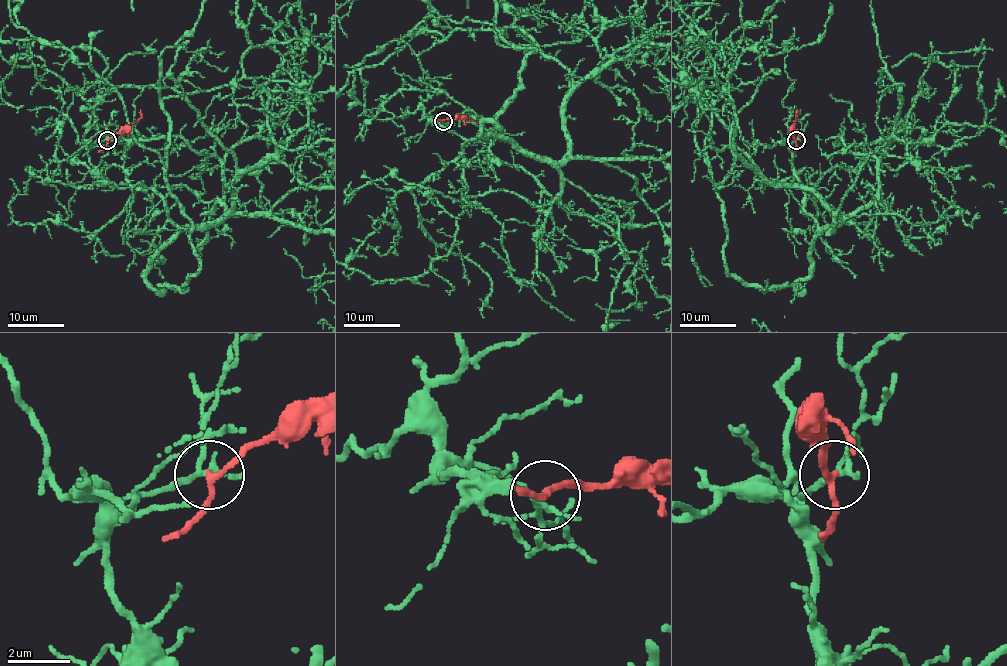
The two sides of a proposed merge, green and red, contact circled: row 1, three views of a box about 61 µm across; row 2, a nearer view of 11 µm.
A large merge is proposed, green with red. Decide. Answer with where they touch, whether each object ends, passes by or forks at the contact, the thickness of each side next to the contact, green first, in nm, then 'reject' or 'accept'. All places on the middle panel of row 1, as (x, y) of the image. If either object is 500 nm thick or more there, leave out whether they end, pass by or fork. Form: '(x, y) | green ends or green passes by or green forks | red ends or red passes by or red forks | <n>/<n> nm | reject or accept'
(443, 121) | green forks | red passes by | 160/170 nm | reject

